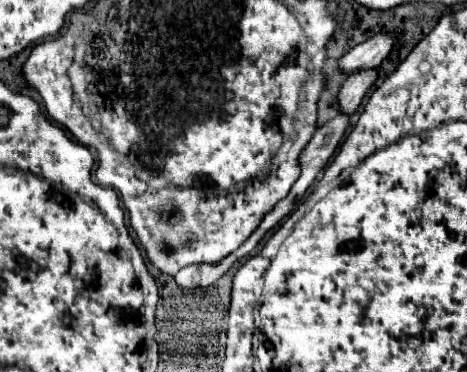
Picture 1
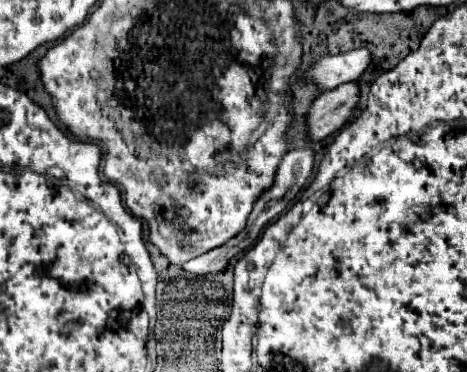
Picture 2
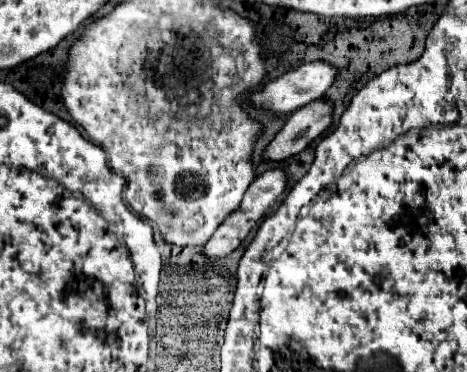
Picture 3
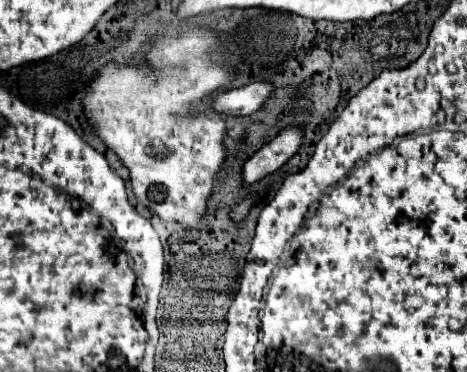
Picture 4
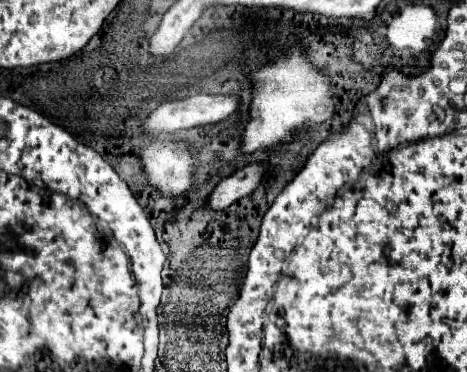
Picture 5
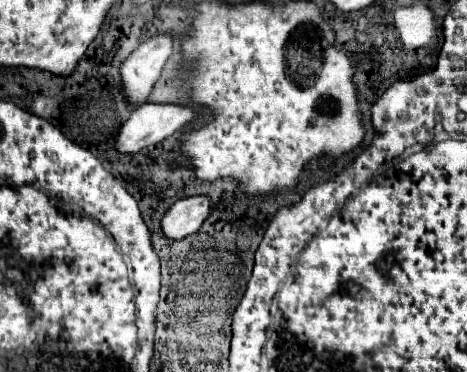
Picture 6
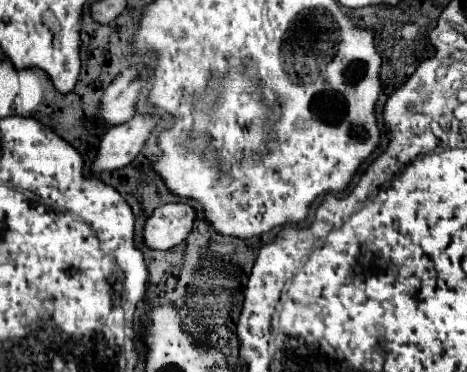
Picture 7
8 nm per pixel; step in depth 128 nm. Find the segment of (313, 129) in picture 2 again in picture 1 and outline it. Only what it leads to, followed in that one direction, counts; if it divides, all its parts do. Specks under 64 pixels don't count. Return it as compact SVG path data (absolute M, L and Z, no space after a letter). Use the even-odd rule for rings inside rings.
M362 70L362 72L350 74L338 90L340 112L346 116L352 116L358 110L358 106L362 104L364 96L374 80L376 80L376 70Z

